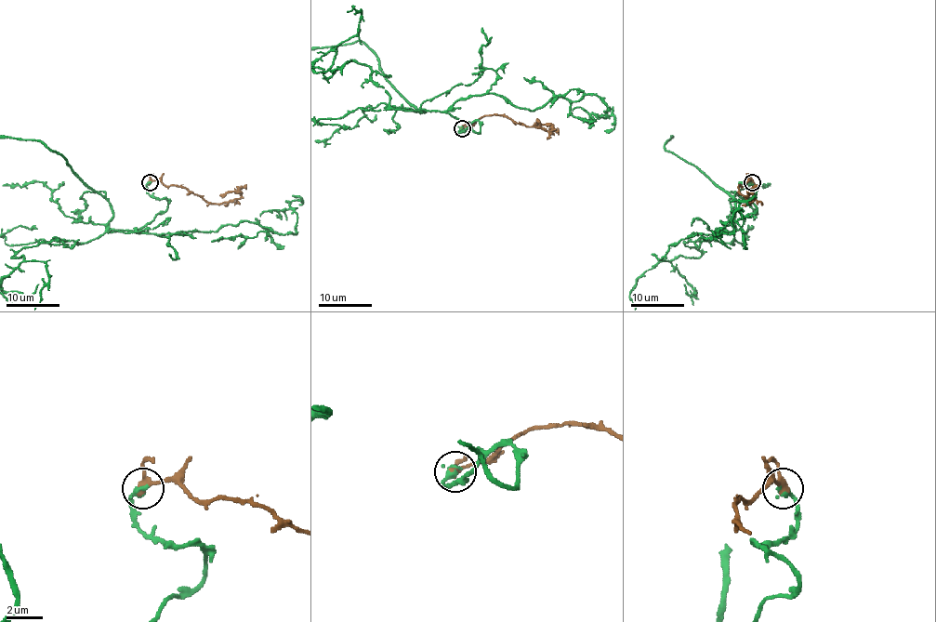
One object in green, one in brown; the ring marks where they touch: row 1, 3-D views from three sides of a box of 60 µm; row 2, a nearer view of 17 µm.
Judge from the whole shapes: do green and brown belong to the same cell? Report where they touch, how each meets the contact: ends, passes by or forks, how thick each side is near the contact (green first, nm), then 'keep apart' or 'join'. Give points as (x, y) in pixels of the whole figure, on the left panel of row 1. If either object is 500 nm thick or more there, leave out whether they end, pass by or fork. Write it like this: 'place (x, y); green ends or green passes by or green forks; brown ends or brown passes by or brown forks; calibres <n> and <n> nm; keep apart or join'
place (150, 182); green ends; brown passes by; calibres 380 and 280 nm; join

